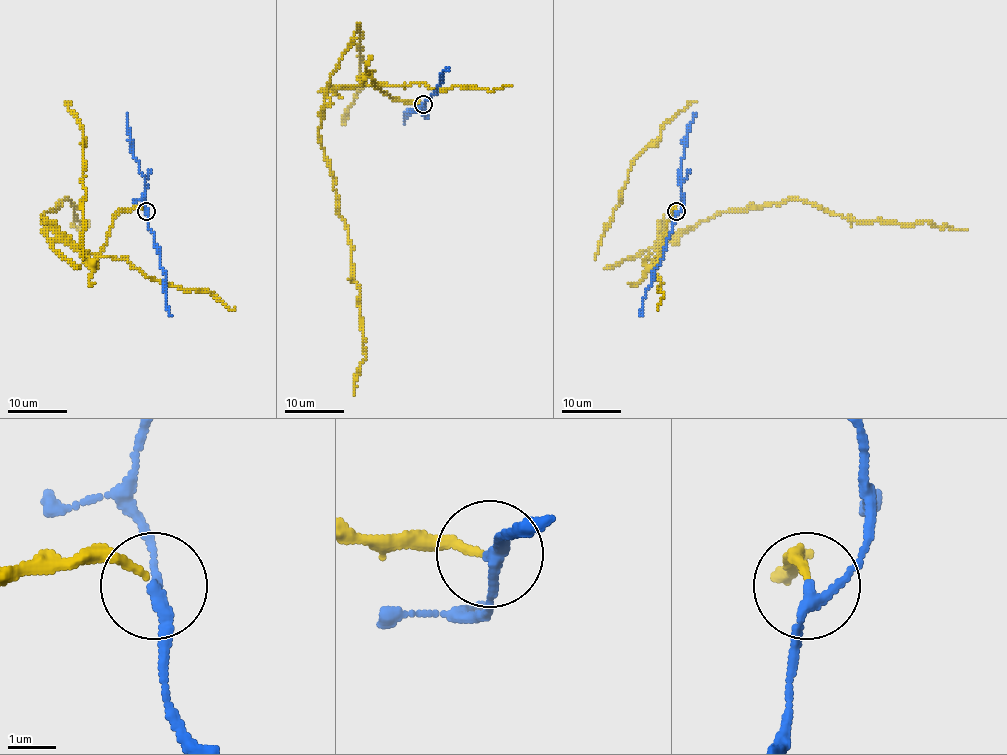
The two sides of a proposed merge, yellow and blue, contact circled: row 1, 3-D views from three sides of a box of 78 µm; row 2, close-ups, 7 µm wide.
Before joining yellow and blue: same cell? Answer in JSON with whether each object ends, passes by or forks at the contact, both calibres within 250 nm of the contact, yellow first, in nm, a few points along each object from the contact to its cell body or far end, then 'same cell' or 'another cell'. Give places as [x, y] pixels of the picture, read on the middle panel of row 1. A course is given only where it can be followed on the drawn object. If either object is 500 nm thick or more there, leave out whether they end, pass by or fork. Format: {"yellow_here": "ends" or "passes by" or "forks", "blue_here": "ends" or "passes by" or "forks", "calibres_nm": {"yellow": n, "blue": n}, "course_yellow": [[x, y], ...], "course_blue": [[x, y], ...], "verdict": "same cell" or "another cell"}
{"yellow_here": "ends", "blue_here": "passes by", "calibres_nm": {"yellow": 170, "blue": 200}, "course_yellow": [[423, 104], [374, 85], [326, 89], [319, 143], [359, 290], [365, 358], [354, 394]], "course_blue": [[423, 104], [432, 97], [442, 82], [442, 73], [448, 68]], "verdict": "another cell"}

